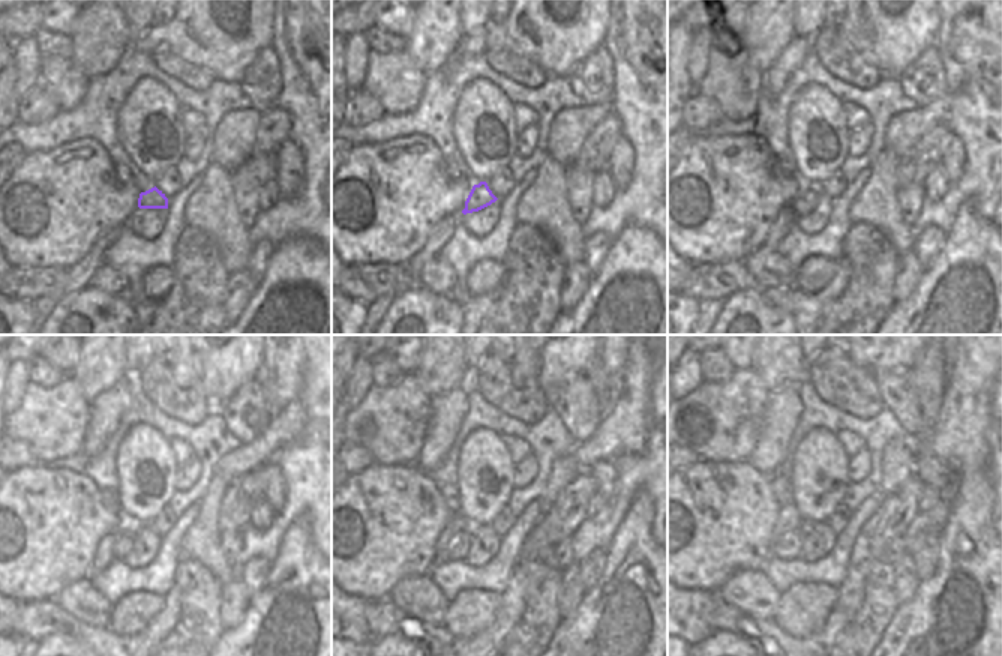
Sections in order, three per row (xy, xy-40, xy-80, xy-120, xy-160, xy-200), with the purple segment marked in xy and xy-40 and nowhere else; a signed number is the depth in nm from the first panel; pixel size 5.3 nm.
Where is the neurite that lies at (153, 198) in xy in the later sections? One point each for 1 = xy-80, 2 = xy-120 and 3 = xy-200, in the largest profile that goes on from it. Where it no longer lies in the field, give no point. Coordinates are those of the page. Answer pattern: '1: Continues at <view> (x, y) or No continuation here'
1: Continues at xy-80 (810, 195)
2: Continues at xy-120 (125, 542)
3: Continues at xy-200 (788, 547)

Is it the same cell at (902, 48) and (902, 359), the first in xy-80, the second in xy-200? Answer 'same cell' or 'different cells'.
same cell

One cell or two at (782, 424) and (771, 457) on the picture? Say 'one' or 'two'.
one

